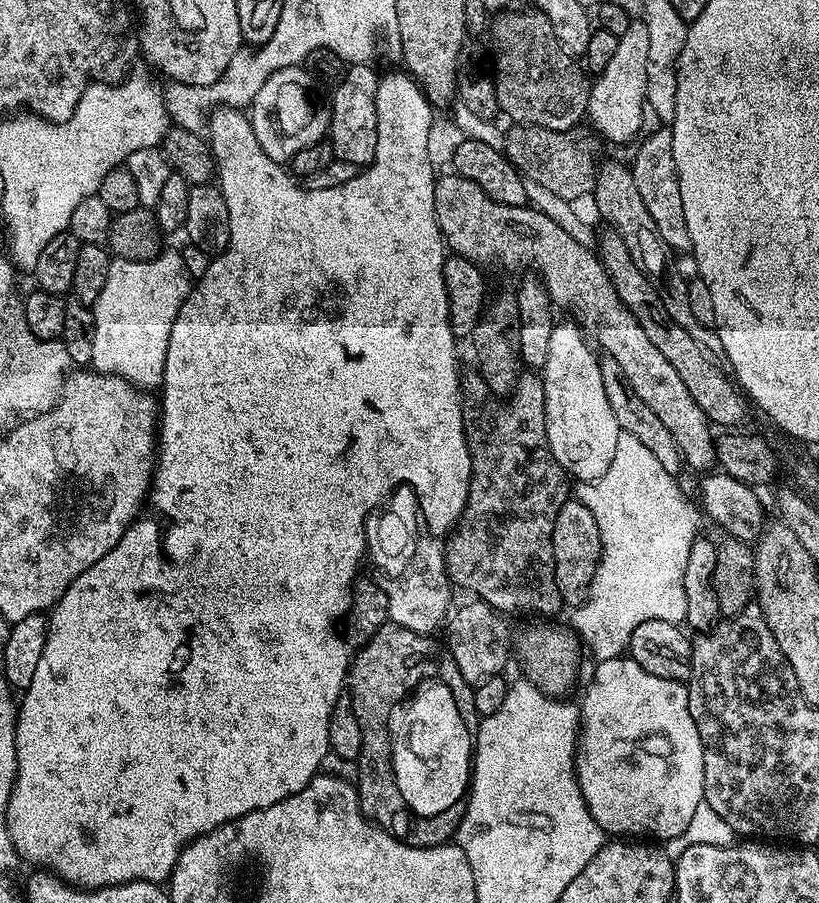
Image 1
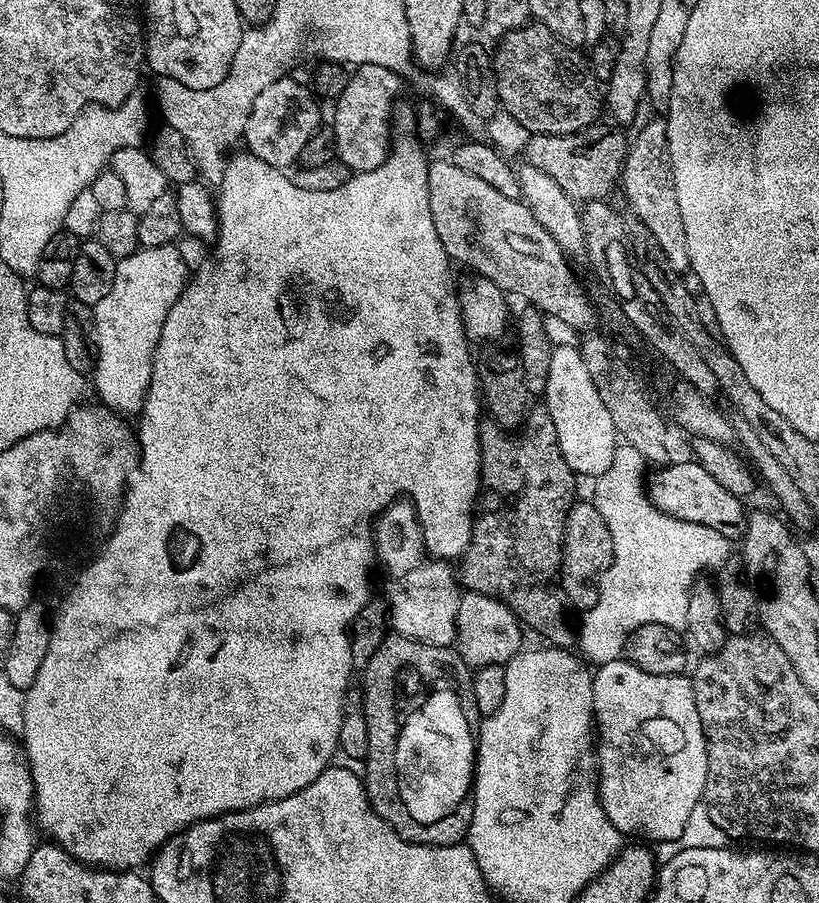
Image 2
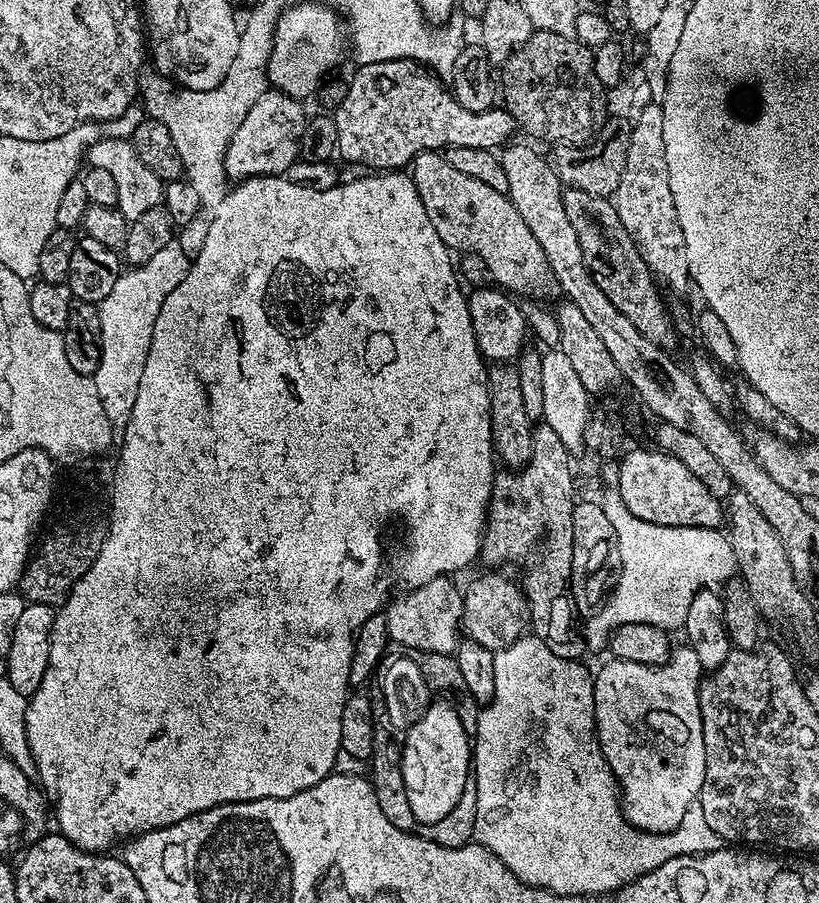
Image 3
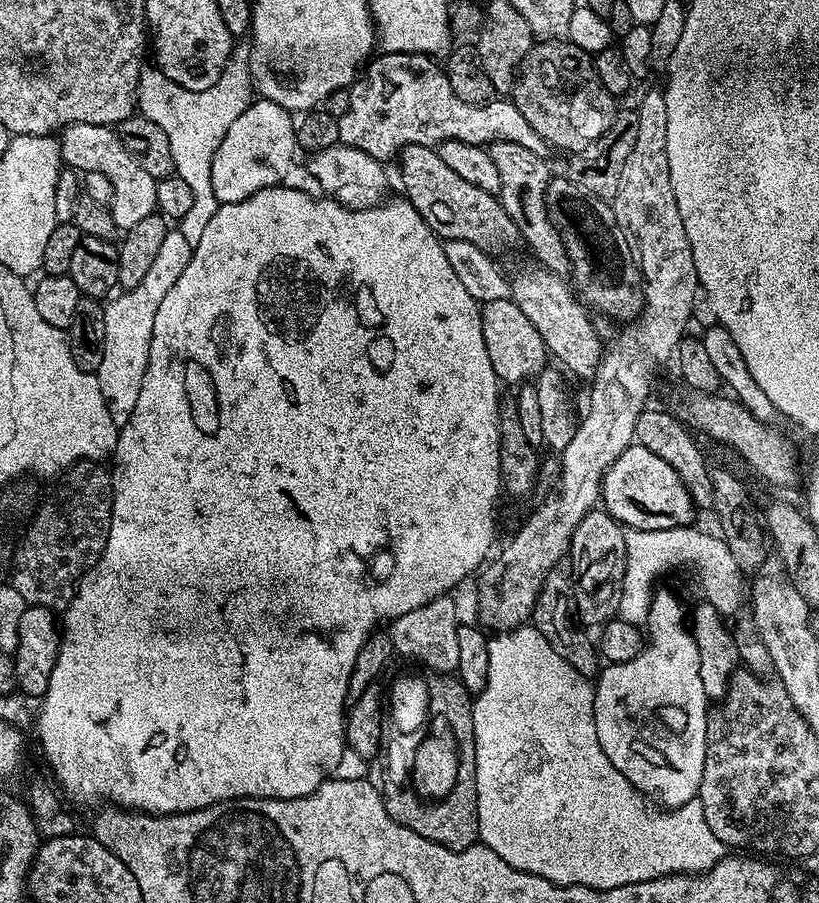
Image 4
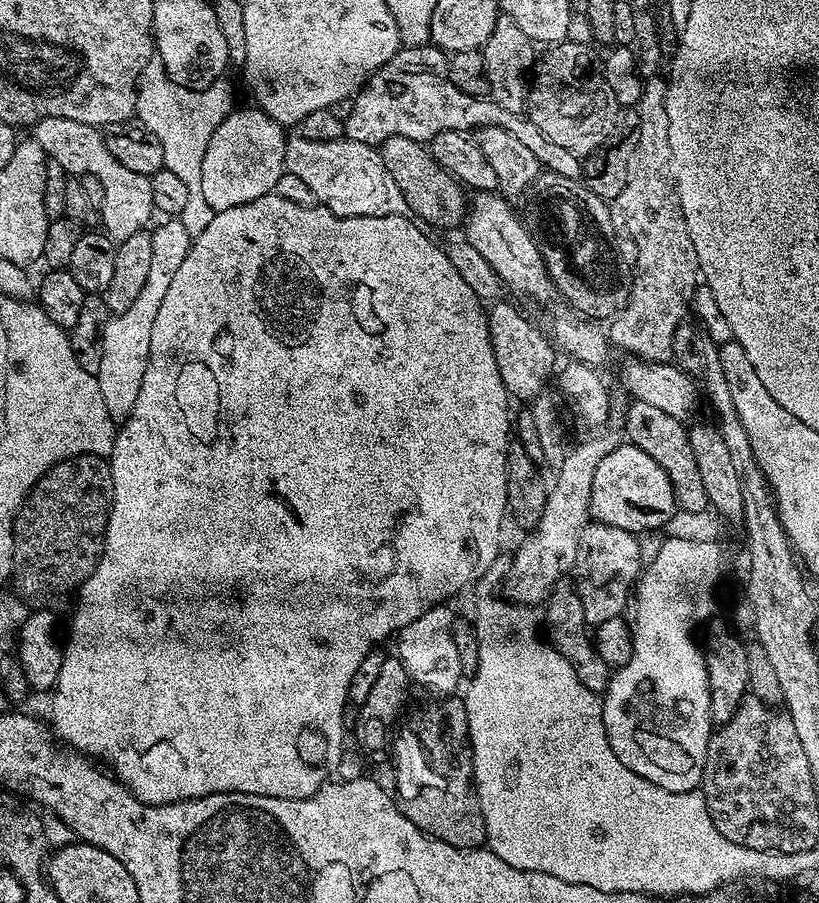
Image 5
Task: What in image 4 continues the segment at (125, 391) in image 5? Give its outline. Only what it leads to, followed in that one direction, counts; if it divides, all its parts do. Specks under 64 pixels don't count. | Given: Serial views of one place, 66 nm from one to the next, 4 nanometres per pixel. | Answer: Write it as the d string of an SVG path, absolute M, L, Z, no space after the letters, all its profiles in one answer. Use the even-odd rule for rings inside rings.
M168 230L142 282L121 291L121 296L104 309L106 338L102 350L102 366L95 373L102 398L106 402L106 410L110 410L110 418L114 418L117 426L130 422L130 414L134 410L134 402L138 402L138 390L142 390L142 378L150 358L154 314L158 314L158 305L162 303L162 298L166 298L166 290L170 290L170 286L178 282L178 274L186 270L193 247L190 242L186 242L186 238L182 238L179 230Z

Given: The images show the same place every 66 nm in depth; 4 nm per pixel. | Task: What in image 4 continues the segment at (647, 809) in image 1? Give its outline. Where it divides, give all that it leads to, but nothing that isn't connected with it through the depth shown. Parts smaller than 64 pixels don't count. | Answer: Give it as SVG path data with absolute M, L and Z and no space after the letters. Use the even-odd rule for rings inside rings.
M659 593L653 597L648 608L644 647L630 662L608 664L595 677L594 687L594 723L606 758L626 774L639 792L651 794L655 803L665 809L681 808L686 802L697 799L706 762L710 701L698 678L698 646L694 646L692 629L686 623L686 608L684 612L674 593Z

